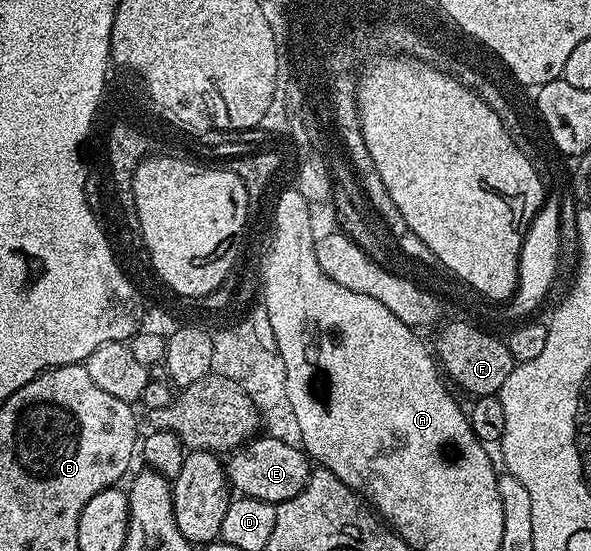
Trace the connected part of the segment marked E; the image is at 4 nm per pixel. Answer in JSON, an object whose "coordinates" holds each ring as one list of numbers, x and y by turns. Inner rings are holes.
{"coordinates":[[269,436,254,438,233,451,229,458,226,462,229,485,243,497,266,500,275,506,293,499,308,483,312,471,311,461,303,449]]}

